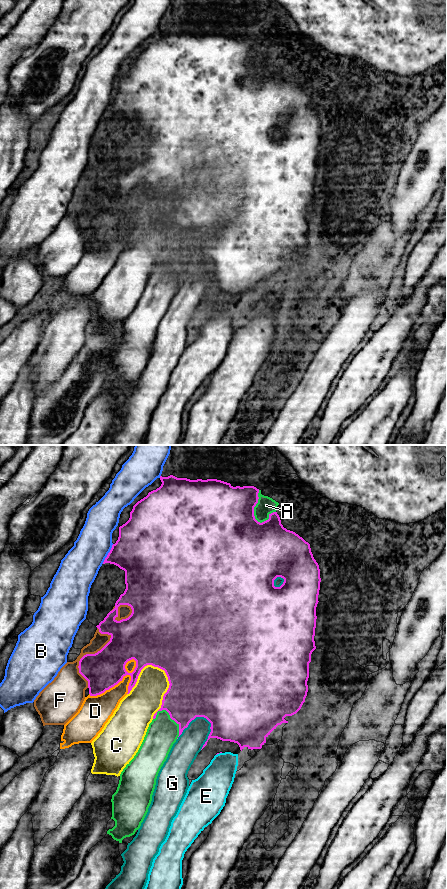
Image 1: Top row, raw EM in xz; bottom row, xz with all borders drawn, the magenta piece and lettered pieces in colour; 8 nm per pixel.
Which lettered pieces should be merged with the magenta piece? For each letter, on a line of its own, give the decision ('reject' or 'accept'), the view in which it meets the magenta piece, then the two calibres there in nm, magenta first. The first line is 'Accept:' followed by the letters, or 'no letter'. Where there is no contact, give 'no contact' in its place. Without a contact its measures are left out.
Accept: no letter
A: reject | xz | 480/140 nm
B: reject | xz | 400/300 nm
C: reject | xz | 500/280 nm
D: reject | xz | 300/220 nm
E: reject | xz | 20/260 nm
F: reject | xz | 300/180 nm
G: reject | xz | 440/200 nm

